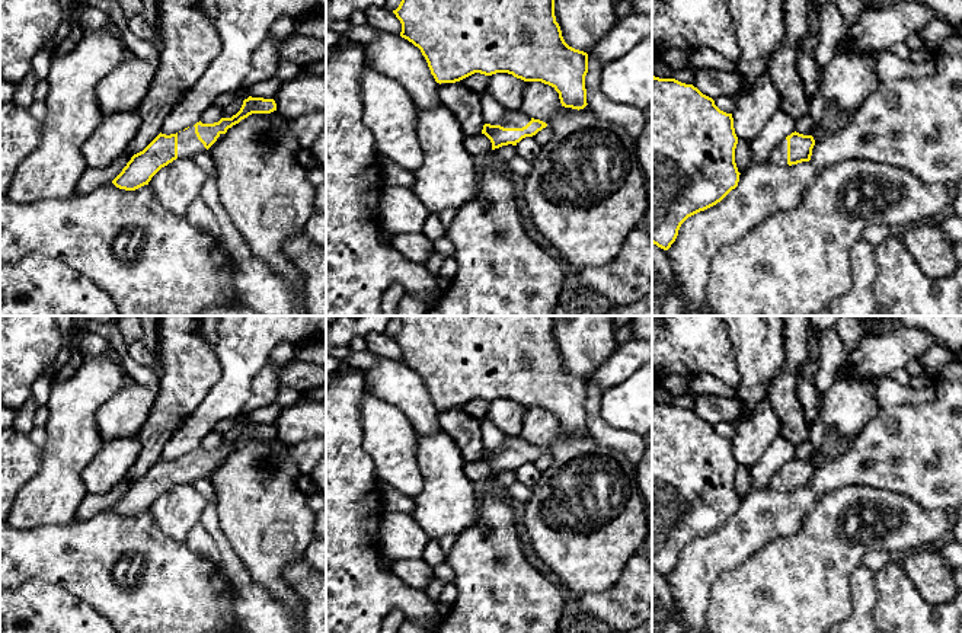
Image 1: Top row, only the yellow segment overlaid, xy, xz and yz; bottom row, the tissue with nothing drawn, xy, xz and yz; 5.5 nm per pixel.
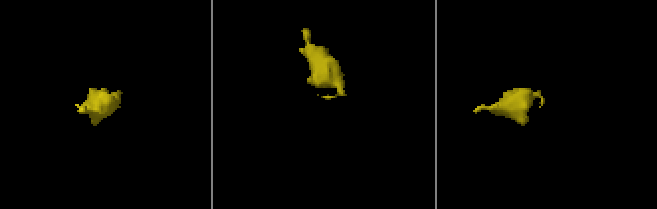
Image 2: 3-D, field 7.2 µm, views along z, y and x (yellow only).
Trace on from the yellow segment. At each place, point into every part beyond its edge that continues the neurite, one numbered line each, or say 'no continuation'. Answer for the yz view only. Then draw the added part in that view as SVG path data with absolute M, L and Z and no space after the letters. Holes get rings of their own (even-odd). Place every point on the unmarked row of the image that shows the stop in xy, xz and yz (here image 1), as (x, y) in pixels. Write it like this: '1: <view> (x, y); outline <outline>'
1: yz (779, 482); outline M782 466L770 482L770 486L776 490L787 490L787 466Z

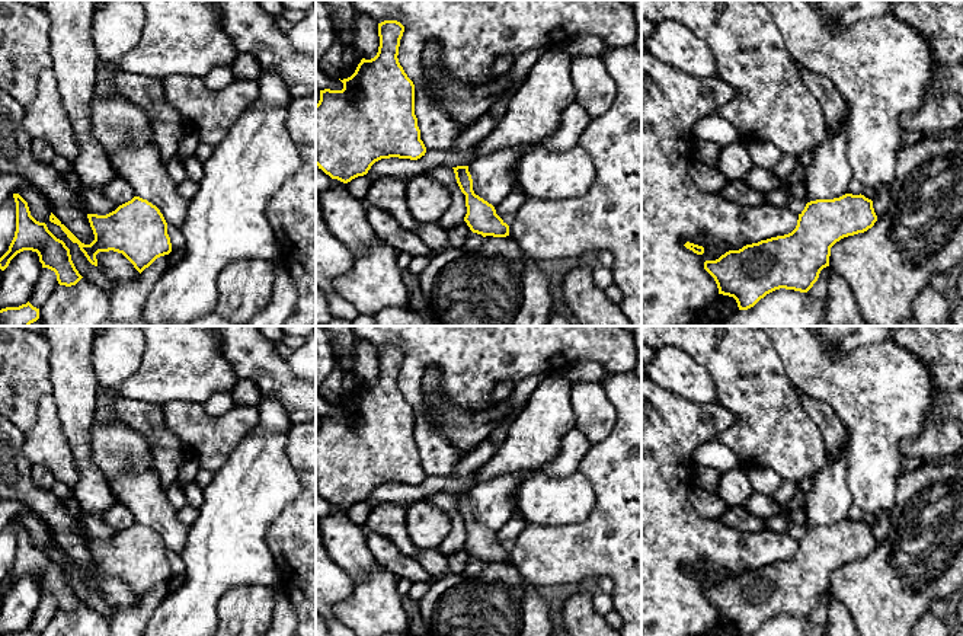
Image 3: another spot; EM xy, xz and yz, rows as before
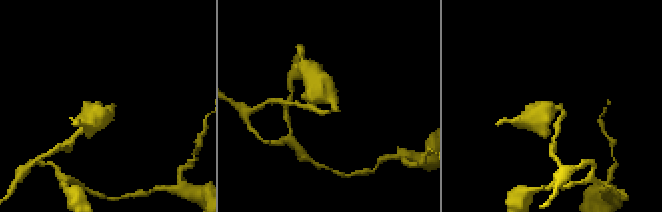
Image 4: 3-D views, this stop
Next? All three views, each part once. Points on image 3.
no continuation

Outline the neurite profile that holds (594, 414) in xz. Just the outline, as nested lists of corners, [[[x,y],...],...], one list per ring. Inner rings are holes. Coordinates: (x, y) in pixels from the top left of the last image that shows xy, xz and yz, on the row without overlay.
[[[583,381],[572,386],[572,409],[575,426],[591,444],[604,441],[614,429],[617,412],[602,383]]]

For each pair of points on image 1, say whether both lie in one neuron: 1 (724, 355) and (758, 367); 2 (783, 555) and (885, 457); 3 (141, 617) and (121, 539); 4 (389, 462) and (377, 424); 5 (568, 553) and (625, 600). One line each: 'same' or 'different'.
1: different
2: different
3: same
4: same
5: different

